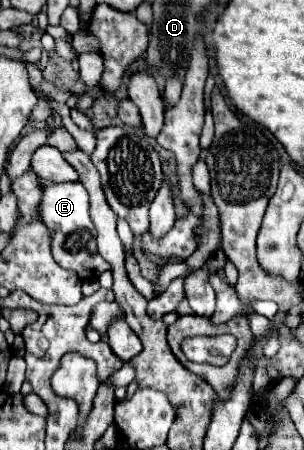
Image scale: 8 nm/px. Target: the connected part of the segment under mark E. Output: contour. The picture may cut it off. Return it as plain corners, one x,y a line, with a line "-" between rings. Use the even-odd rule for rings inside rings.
40,182
42,200
38,206
38,220
48,228
52,240
54,260
68,270
74,270
82,280
98,278
100,272
110,270
108,262
98,254
96,248
96,228
88,216
88,192
80,182
46,184
-
100,270
100,272
98,272

